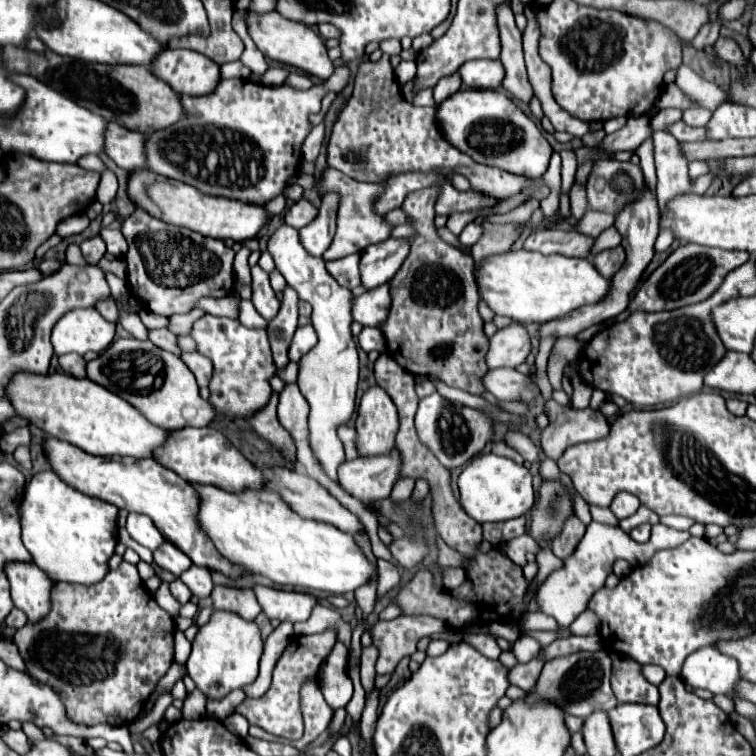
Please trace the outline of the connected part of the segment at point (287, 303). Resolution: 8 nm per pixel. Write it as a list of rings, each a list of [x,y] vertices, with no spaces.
[[[286,287],[282,307],[268,325],[268,339],[270,339],[274,363],[278,369],[284,369],[290,363],[288,347],[296,327],[298,327],[298,295],[292,287]]]

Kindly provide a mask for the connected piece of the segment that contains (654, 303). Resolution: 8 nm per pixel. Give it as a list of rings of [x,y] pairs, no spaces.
[[[696,243],[680,245],[636,291],[634,299],[630,301],[630,311],[668,311],[668,309],[680,309],[686,305],[700,303],[708,299],[724,281],[724,277],[744,265],[748,261],[748,253],[744,251],[724,251],[724,249],[712,249]]]

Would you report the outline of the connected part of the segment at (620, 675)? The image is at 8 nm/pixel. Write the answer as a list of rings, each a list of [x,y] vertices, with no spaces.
[[[610,653],[612,659],[612,691],[618,703],[646,703],[658,705],[658,687],[646,681],[642,665],[622,653]]]

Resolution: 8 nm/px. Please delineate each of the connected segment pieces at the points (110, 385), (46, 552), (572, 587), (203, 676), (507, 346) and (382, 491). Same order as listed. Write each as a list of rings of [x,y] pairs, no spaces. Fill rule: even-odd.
[[[128,337],[110,343],[110,347],[104,349],[94,361],[88,361],[88,379],[120,395],[124,401],[140,409],[148,421],[166,431],[182,427],[206,427],[216,415],[210,403],[200,397],[196,379],[184,361],[180,361],[178,355],[152,345],[150,341]]]
[[[44,471],[26,485],[20,515],[22,543],[50,579],[94,585],[106,577],[108,561],[118,543],[118,507],[72,489],[54,471]]]
[[[590,523],[576,551],[568,559],[564,559],[564,567],[548,575],[548,579],[538,589],[538,605],[542,613],[554,617],[560,627],[568,627],[588,607],[592,595],[604,587],[606,577],[612,573],[612,565],[616,559],[626,559],[632,567],[640,567],[646,565],[656,551],[678,547],[688,537],[688,531],[675,530],[658,523],[652,526],[648,545],[638,545],[638,542],[632,541],[632,537],[624,533],[620,527]]]
[[[214,611],[210,615],[210,621],[198,629],[192,641],[192,653],[186,661],[186,671],[206,697],[222,699],[232,689],[240,689],[258,677],[260,655],[262,637],[254,621],[246,621],[236,613]]]
[[[510,323],[490,339],[490,351],[486,355],[488,367],[516,367],[524,363],[530,349],[532,345],[526,327],[520,323]]]
[[[396,451],[380,457],[358,457],[340,465],[338,485],[346,493],[368,505],[390,495],[394,483],[398,481],[398,469],[400,455]]]

